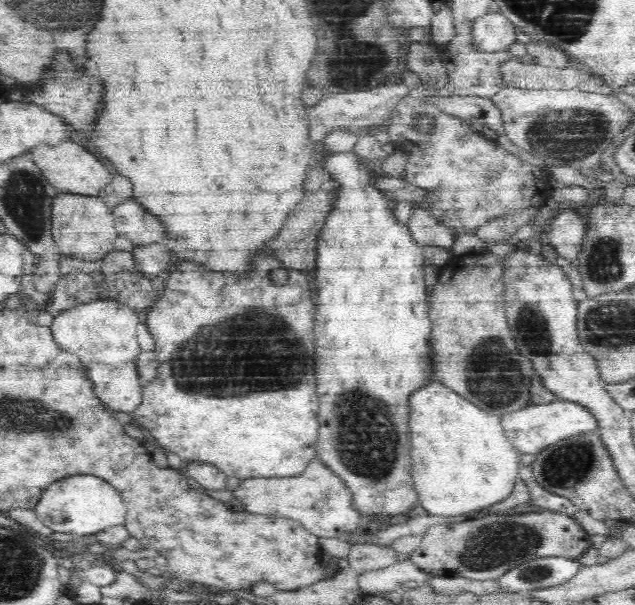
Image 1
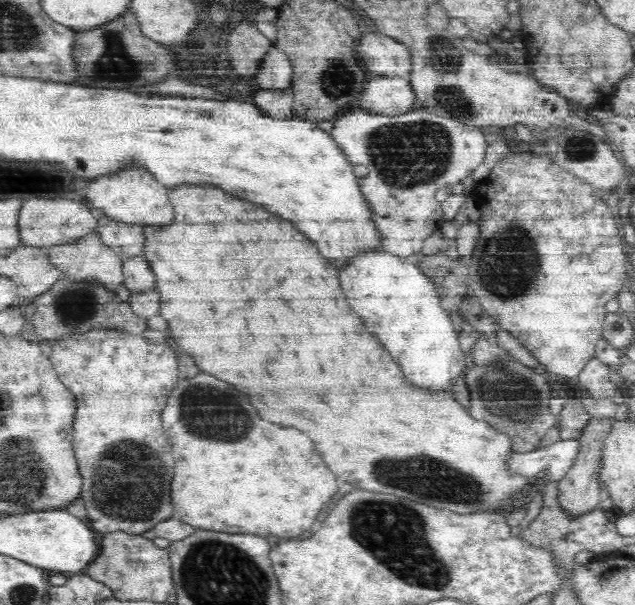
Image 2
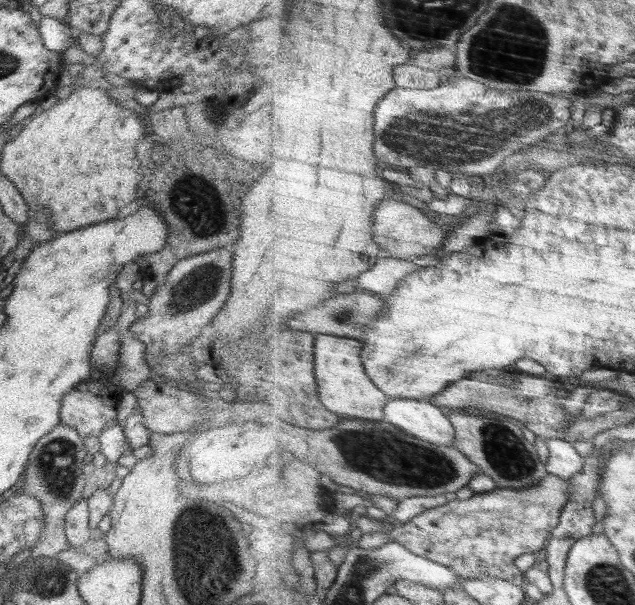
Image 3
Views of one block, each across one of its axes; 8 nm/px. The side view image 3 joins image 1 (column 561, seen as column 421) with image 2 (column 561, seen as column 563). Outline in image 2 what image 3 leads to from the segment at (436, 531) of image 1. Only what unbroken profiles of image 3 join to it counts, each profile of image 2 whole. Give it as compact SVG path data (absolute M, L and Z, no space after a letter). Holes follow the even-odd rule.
M603 417L592 418L580 436L582 452L578 454L576 464L557 482L557 506L559 506L559 509L563 512L563 516L565 516L567 520L582 518L582 516L593 514L600 508L603 494L595 481L595 474L596 471L598 471L597 462L600 461L601 456L601 454L599 454L601 440L607 433L610 425L611 423L608 417L606 417L606 420L603 420Z

